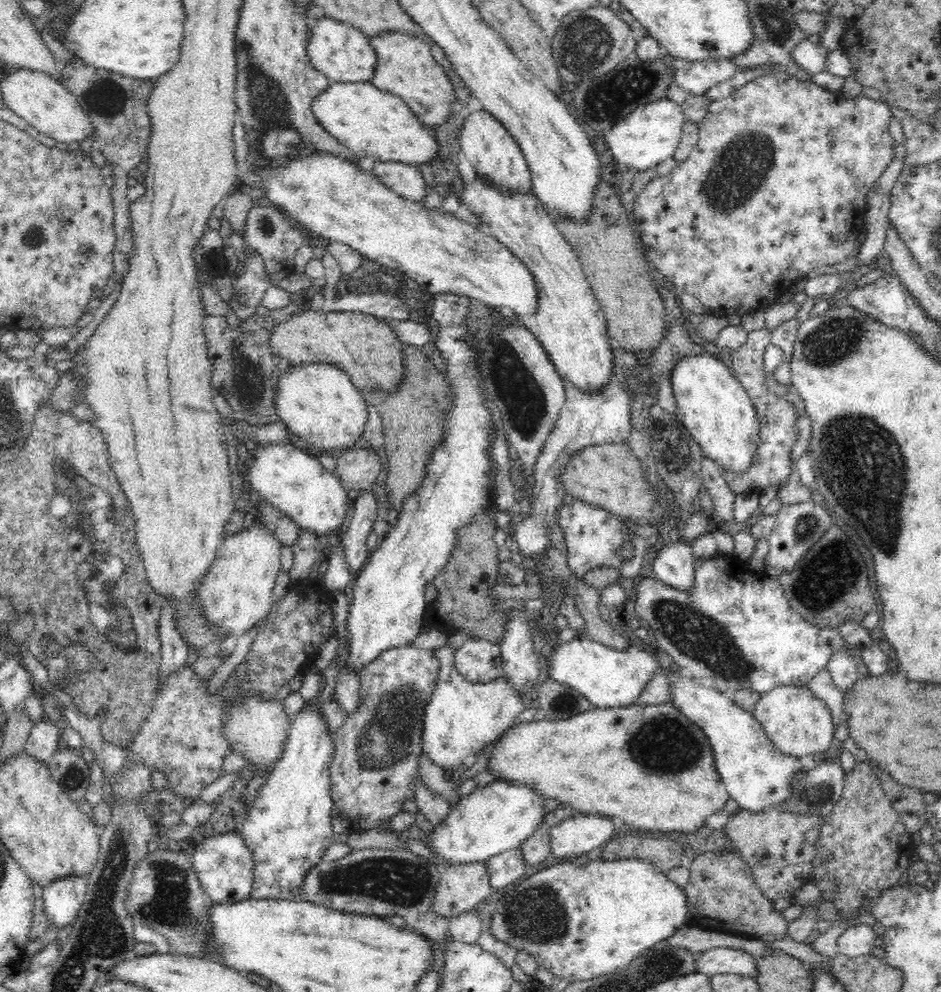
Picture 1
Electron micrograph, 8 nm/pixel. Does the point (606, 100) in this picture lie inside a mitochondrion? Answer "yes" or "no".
yes

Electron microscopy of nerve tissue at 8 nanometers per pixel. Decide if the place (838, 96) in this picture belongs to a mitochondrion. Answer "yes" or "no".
no

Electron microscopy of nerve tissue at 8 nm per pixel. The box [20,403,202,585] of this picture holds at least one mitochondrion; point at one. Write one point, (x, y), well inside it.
(78, 498)

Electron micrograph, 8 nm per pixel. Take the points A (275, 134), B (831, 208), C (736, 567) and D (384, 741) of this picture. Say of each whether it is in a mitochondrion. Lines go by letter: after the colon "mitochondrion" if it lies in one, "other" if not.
A: mitochondrion
B: other
C: other
D: mitochondrion

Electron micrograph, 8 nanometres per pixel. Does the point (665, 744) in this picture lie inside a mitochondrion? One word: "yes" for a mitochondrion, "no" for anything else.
yes

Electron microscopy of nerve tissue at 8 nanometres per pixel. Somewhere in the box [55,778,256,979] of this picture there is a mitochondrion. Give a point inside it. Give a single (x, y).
(170, 903)

